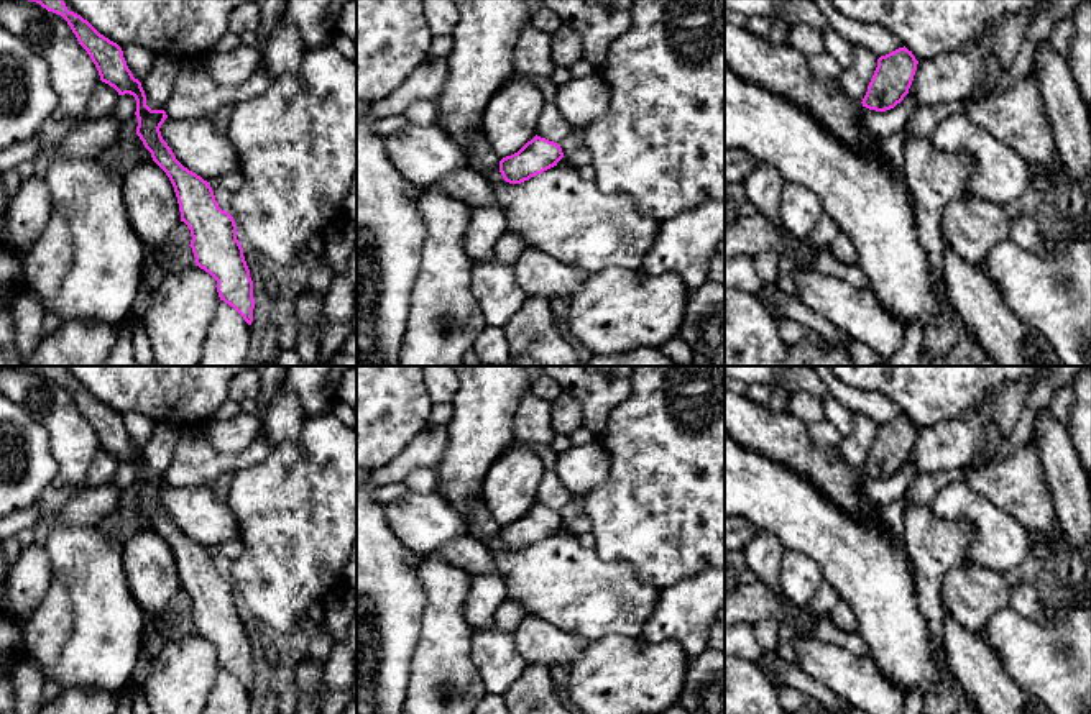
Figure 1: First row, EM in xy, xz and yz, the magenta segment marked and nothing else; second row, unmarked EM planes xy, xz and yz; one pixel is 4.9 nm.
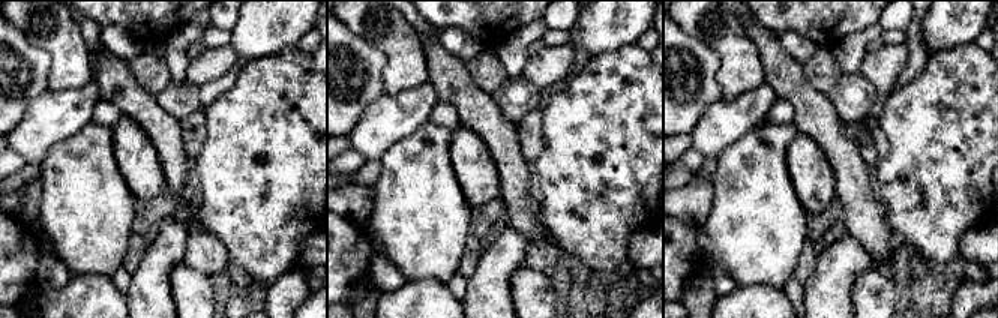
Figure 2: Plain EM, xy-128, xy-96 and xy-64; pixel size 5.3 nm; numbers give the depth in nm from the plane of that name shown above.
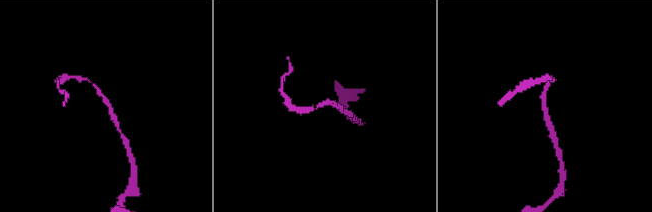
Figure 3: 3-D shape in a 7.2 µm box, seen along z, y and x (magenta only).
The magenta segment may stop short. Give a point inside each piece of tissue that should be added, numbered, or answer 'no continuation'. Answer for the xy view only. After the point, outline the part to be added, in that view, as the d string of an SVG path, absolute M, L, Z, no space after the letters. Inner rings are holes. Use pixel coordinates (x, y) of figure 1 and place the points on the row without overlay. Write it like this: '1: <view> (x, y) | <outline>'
no continuation

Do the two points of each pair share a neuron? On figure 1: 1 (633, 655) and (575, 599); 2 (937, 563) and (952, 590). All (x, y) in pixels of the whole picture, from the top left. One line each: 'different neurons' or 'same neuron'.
1: different neurons
2: different neurons

